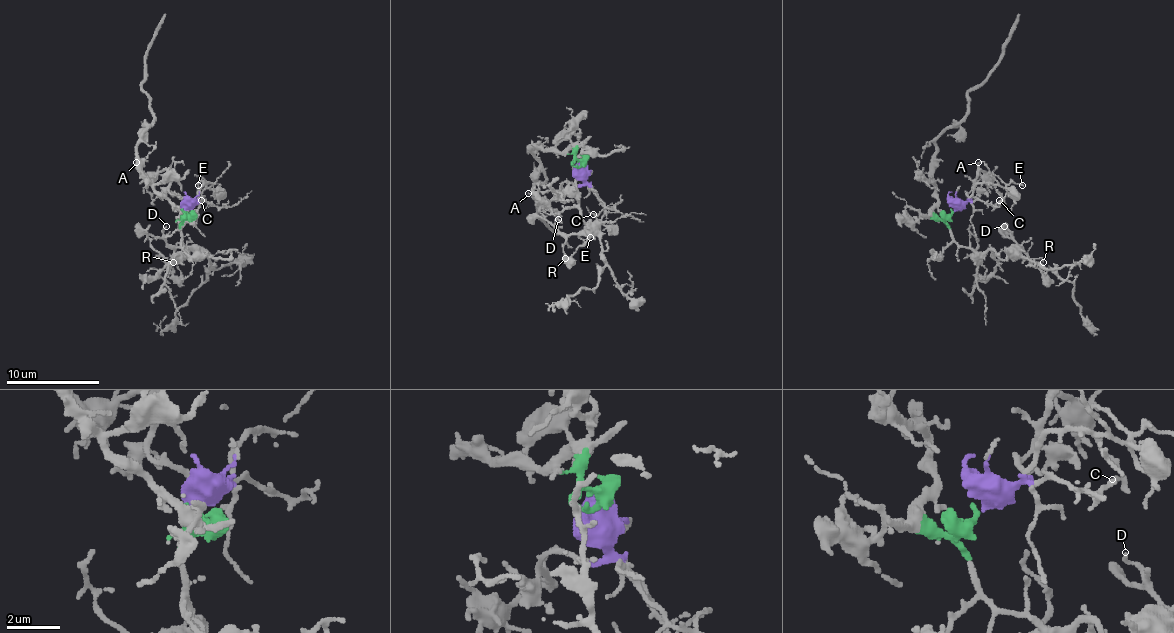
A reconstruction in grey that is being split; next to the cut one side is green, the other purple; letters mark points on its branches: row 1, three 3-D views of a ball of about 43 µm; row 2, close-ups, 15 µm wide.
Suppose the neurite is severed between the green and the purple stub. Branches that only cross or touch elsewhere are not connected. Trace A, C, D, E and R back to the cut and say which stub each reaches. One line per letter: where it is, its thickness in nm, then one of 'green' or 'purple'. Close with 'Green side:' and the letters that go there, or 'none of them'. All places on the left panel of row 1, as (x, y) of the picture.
A: place (136, 162); calibre 120 nm; purple
C: place (201, 200); calibre 80 nm; purple
D: place (166, 226); calibre 130 nm; green
E: place (198, 185); calibre 120 nm; purple
R: place (173, 262); calibre 110 nm; green
Green side: D, R

